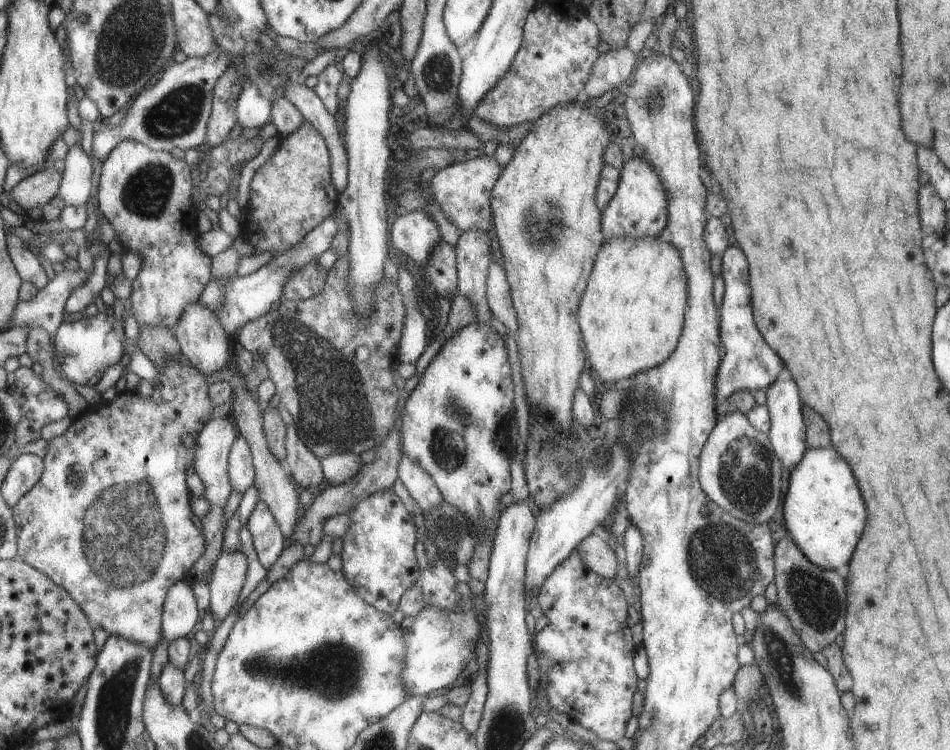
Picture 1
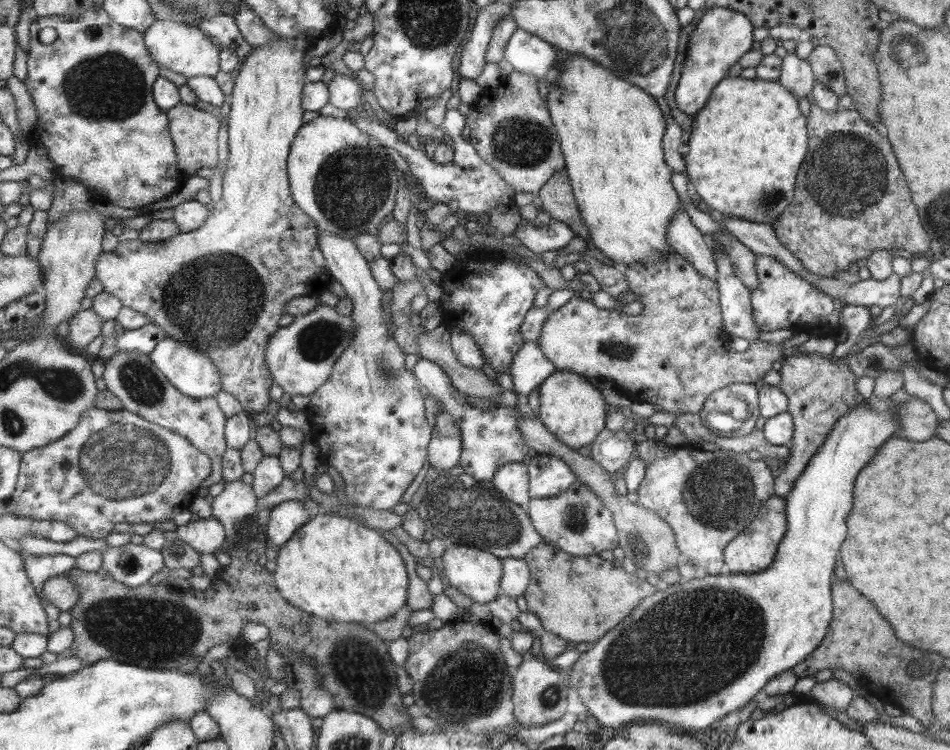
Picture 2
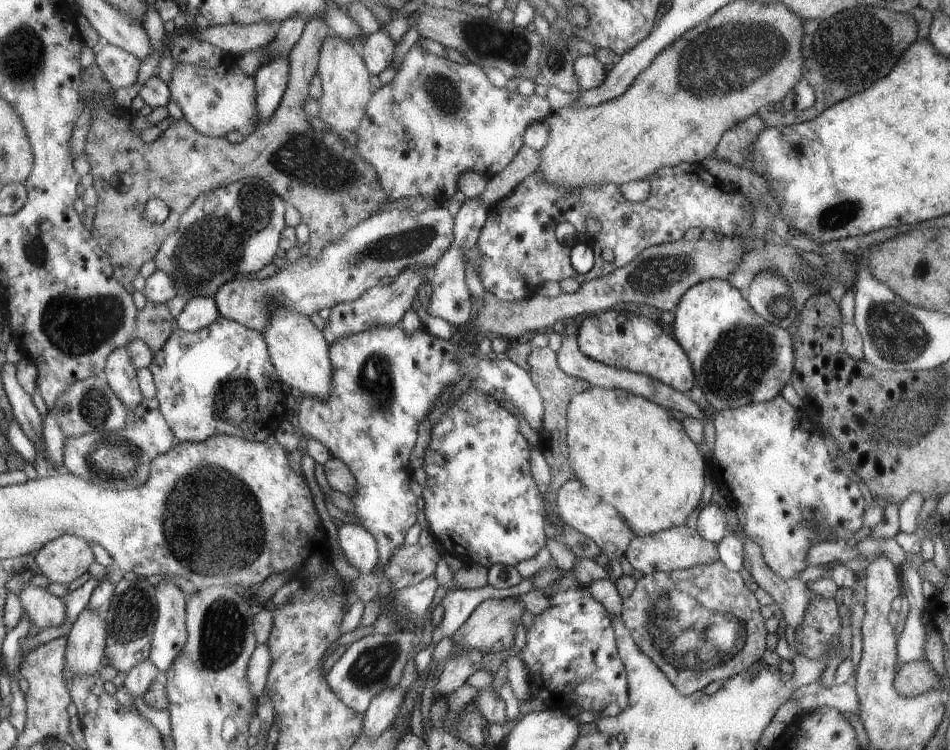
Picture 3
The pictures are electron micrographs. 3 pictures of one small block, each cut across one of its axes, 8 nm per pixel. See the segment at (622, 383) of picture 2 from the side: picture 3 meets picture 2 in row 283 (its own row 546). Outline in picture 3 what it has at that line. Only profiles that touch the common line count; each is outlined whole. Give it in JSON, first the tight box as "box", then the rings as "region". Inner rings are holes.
{"box":[625,526,719,575],"region":[[[673,526],[667,530],[659,530],[653,534],[637,535],[625,550],[627,562],[643,575],[673,572],[673,570],[686,569],[691,566],[708,565],[715,562],[719,555],[716,543],[707,542],[695,528],[689,526]]]}

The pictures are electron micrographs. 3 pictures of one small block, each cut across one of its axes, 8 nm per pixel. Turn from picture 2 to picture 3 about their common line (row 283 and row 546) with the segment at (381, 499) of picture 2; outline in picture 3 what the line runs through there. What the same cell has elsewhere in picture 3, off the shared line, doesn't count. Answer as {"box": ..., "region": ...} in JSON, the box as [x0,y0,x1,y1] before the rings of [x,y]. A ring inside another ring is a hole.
{"box":[337,523,379,573],"region":[[[342,523],[337,530],[337,544],[347,564],[360,572],[371,573],[379,561],[376,539],[361,524]]]}

